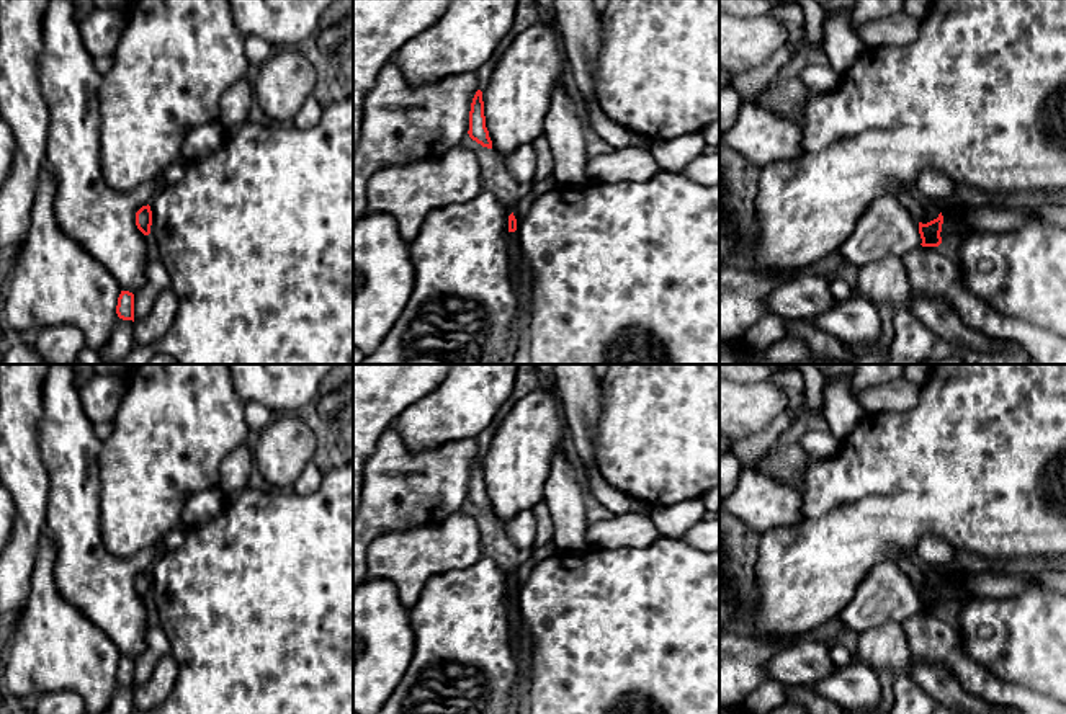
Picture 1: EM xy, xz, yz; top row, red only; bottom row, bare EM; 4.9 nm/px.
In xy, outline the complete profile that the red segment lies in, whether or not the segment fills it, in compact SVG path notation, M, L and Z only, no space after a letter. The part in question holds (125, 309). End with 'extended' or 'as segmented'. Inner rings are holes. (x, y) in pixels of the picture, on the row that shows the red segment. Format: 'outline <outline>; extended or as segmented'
outline M121 291L118 297L116 314L123 320L134 322L134 294L129 291Z; as segmented

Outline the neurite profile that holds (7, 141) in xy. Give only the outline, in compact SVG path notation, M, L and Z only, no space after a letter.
M0 116L0 188L11 170L15 155L15 137L8 124Z

